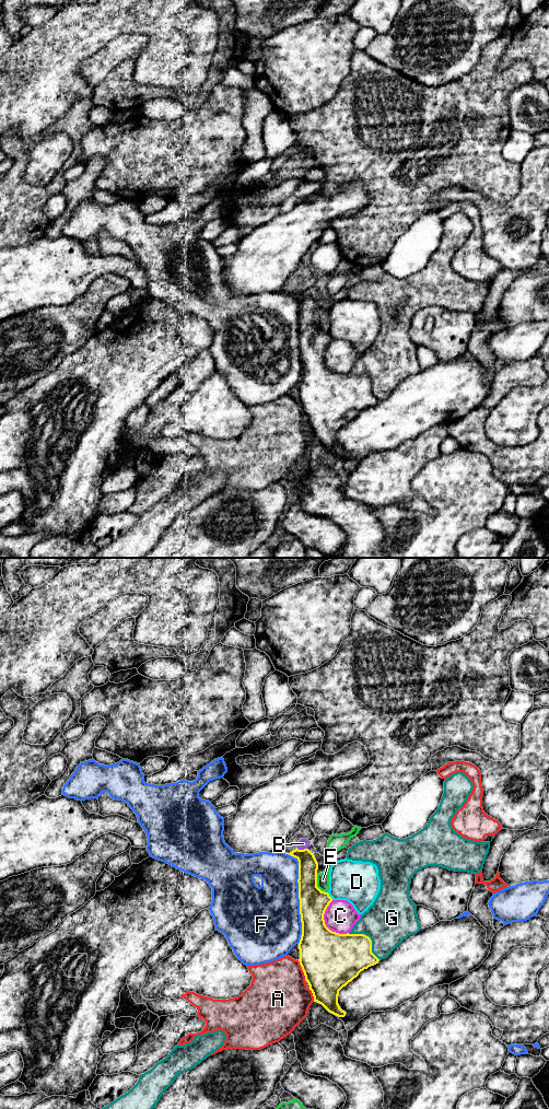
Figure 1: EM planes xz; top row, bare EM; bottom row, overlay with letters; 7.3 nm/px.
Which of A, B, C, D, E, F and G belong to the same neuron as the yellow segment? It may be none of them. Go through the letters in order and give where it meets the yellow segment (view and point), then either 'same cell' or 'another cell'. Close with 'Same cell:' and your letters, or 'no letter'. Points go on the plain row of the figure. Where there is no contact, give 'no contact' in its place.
A: contact xz (302, 409); another cell
B: contact xz (302, 290); another cell
C: contact xz (324, 363); another cell
D: contact xz (329, 336); another cell
E: contact xz (316, 326); another cell
F: contact xz (299, 335); another cell
G: contact xz (370, 378); another cell
Same cell: no letter

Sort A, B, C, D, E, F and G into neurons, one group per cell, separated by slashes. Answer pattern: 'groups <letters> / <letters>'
groups A / B F / C / D / E / G

